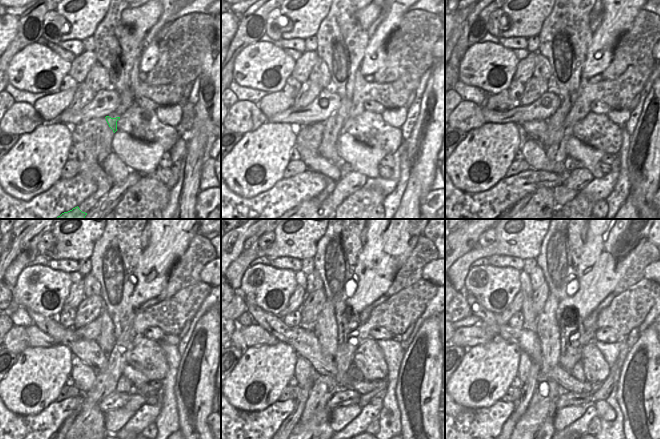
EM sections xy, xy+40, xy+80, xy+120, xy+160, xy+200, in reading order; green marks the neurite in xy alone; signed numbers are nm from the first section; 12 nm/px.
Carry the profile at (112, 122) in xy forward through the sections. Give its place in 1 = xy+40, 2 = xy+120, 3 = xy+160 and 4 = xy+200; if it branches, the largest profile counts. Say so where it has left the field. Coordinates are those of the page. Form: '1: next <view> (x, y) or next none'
1: next xy+40 (332, 126)
2: next xy+120 (90, 422)
3: next xy+160 (311, 409)
4: next xy+200 (534, 406)

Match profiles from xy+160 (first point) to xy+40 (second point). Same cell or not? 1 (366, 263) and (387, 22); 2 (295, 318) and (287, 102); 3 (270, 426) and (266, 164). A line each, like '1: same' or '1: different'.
1: same
2: different
3: different

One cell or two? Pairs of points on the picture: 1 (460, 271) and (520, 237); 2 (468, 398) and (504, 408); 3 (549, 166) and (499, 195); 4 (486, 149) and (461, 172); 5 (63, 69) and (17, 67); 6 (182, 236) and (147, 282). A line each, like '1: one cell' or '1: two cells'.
1: one cell
2: two cells
3: two cells
4: one cell
5: one cell
6: one cell

